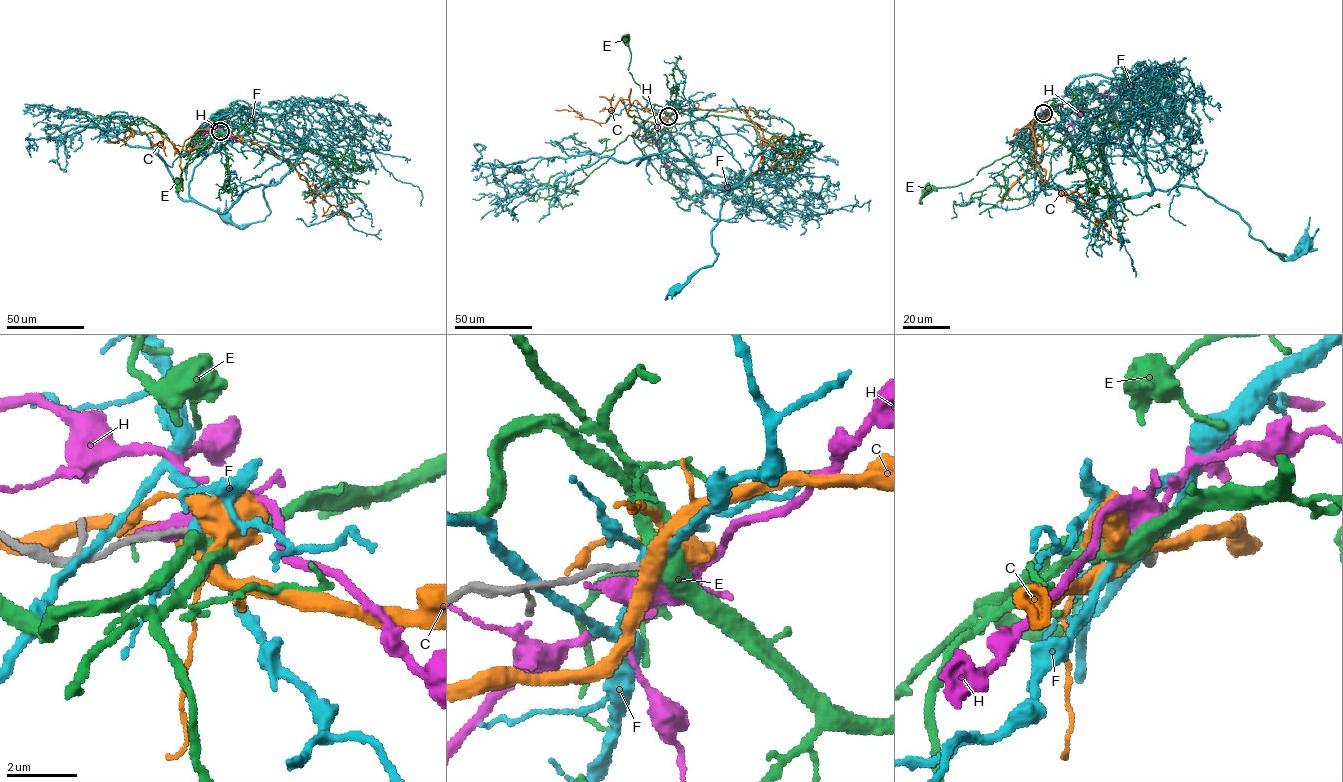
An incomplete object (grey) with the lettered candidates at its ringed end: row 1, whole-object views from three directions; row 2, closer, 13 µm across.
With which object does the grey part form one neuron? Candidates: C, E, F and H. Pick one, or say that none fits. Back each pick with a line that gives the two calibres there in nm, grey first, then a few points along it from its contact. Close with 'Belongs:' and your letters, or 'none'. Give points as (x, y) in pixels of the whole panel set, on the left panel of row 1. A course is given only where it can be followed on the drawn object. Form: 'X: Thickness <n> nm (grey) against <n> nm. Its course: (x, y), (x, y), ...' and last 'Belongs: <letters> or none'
Belongs: none

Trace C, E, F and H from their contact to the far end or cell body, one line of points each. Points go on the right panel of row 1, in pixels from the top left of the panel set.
C: (1043, 113), (1032, 126), (1035, 144), (1033, 168), (1041, 181), (1073, 201), (1086, 217), (1119, 240), (1116, 232)
E: (1043, 113), (1027, 126), (1025, 139), (1014, 151), (982, 168), (973, 178), (957, 186), (926, 190)
F: (1043, 113), (1080, 76), (1129, 80), (1153, 100), (1145, 153), (1156, 189), (1198, 187), (1284, 260), (1303, 242)
H: (1043, 113), (1053, 104), (1059, 105), (1070, 124), (1087, 100), (1110, 91), (1120, 94), (1113, 99), (1098, 95)

